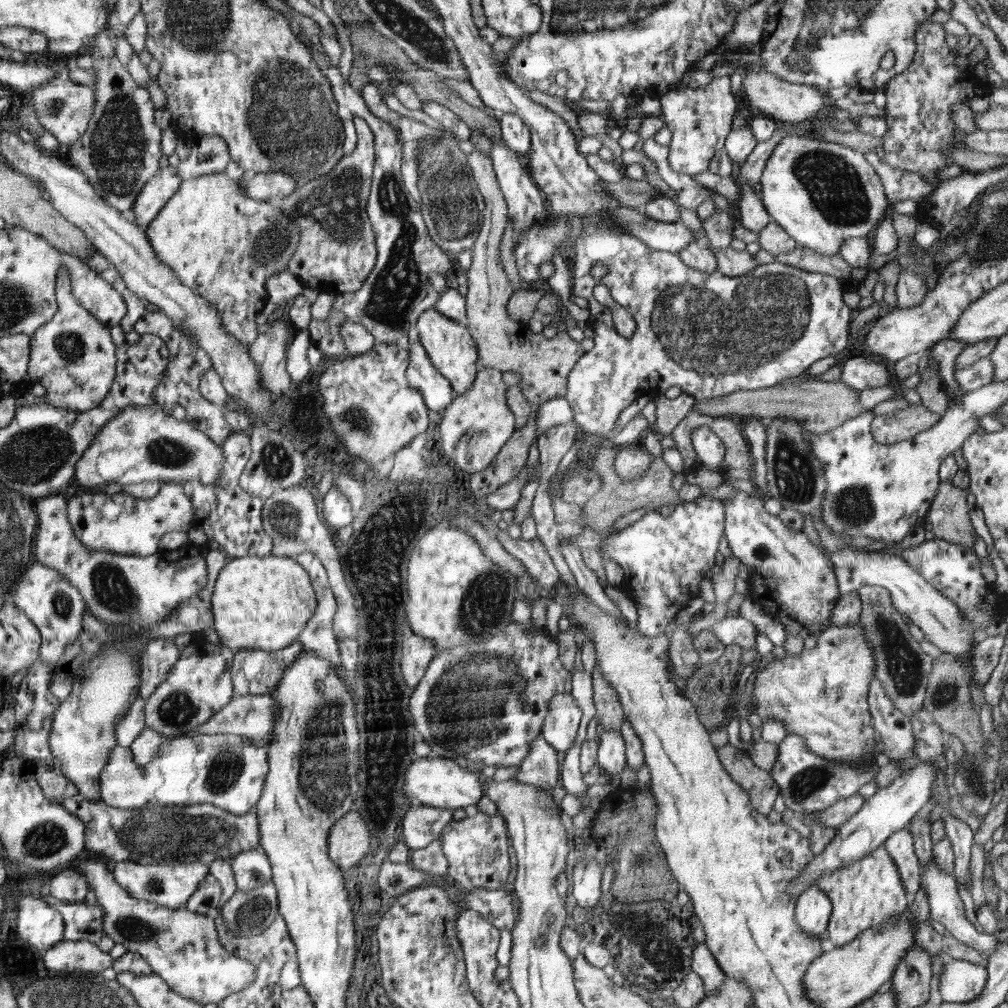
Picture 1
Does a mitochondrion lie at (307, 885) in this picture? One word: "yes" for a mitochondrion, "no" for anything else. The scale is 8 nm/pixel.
no

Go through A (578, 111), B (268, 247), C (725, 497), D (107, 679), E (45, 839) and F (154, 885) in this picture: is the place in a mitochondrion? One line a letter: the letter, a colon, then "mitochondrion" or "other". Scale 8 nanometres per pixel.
A: other
B: mitochondrion
C: other
D: other
E: mitochondrion
F: mitochondrion

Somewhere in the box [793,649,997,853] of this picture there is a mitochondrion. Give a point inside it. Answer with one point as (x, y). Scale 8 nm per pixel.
(974, 778)

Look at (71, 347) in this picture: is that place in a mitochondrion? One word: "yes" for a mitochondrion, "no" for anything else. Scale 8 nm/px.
yes

